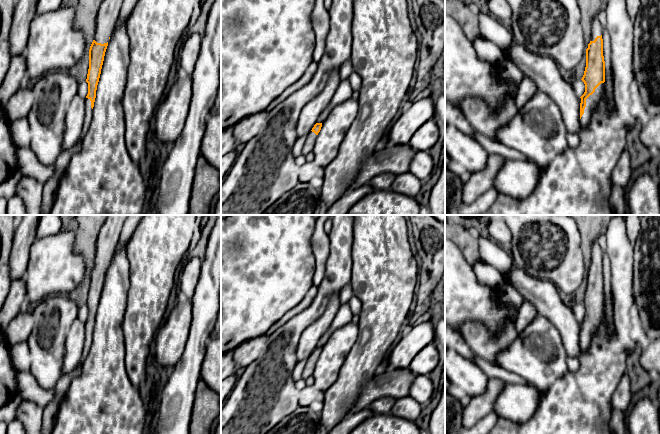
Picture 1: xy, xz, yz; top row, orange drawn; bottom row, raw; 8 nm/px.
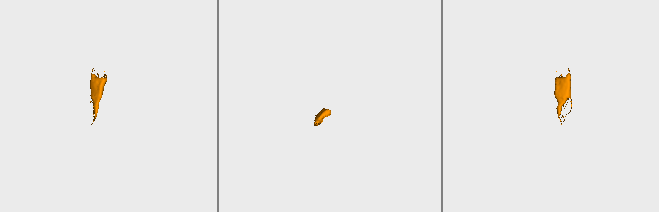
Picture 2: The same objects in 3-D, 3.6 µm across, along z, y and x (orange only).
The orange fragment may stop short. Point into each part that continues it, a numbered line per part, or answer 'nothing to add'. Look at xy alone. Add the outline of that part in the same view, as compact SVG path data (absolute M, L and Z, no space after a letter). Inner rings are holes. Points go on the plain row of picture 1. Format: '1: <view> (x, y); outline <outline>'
1: xy (109, 234); outline M107 215L96 240L94 264L107 267L118 244L123 224L128 215Z
2: xy (88, 334); outline M85 322L85 341L83 347L83 355L78 365L83 364L84 359L86 358L90 348L92 345L92 332L91 332L91 325L88 322Z

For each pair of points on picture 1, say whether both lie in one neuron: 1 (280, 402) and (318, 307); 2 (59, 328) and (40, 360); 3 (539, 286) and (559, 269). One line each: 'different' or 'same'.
1: same
2: same
3: different

